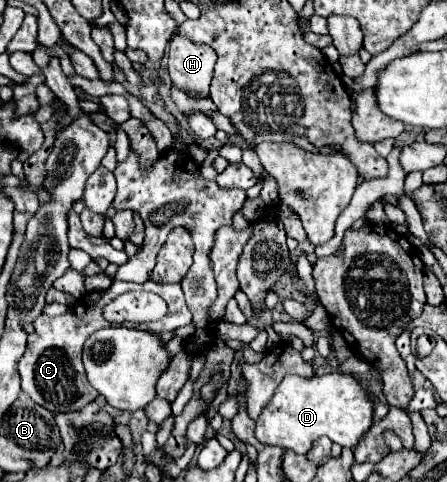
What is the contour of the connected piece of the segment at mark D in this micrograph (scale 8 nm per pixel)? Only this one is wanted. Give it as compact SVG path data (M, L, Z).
M331 372L313 378L291 374L281 380L273 398L259 414L255 436L263 444L289 448L297 454L307 454L311 444L321 436L327 436L335 444L353 450L373 424L373 408L375 404L371 402L369 392L351 374Z

